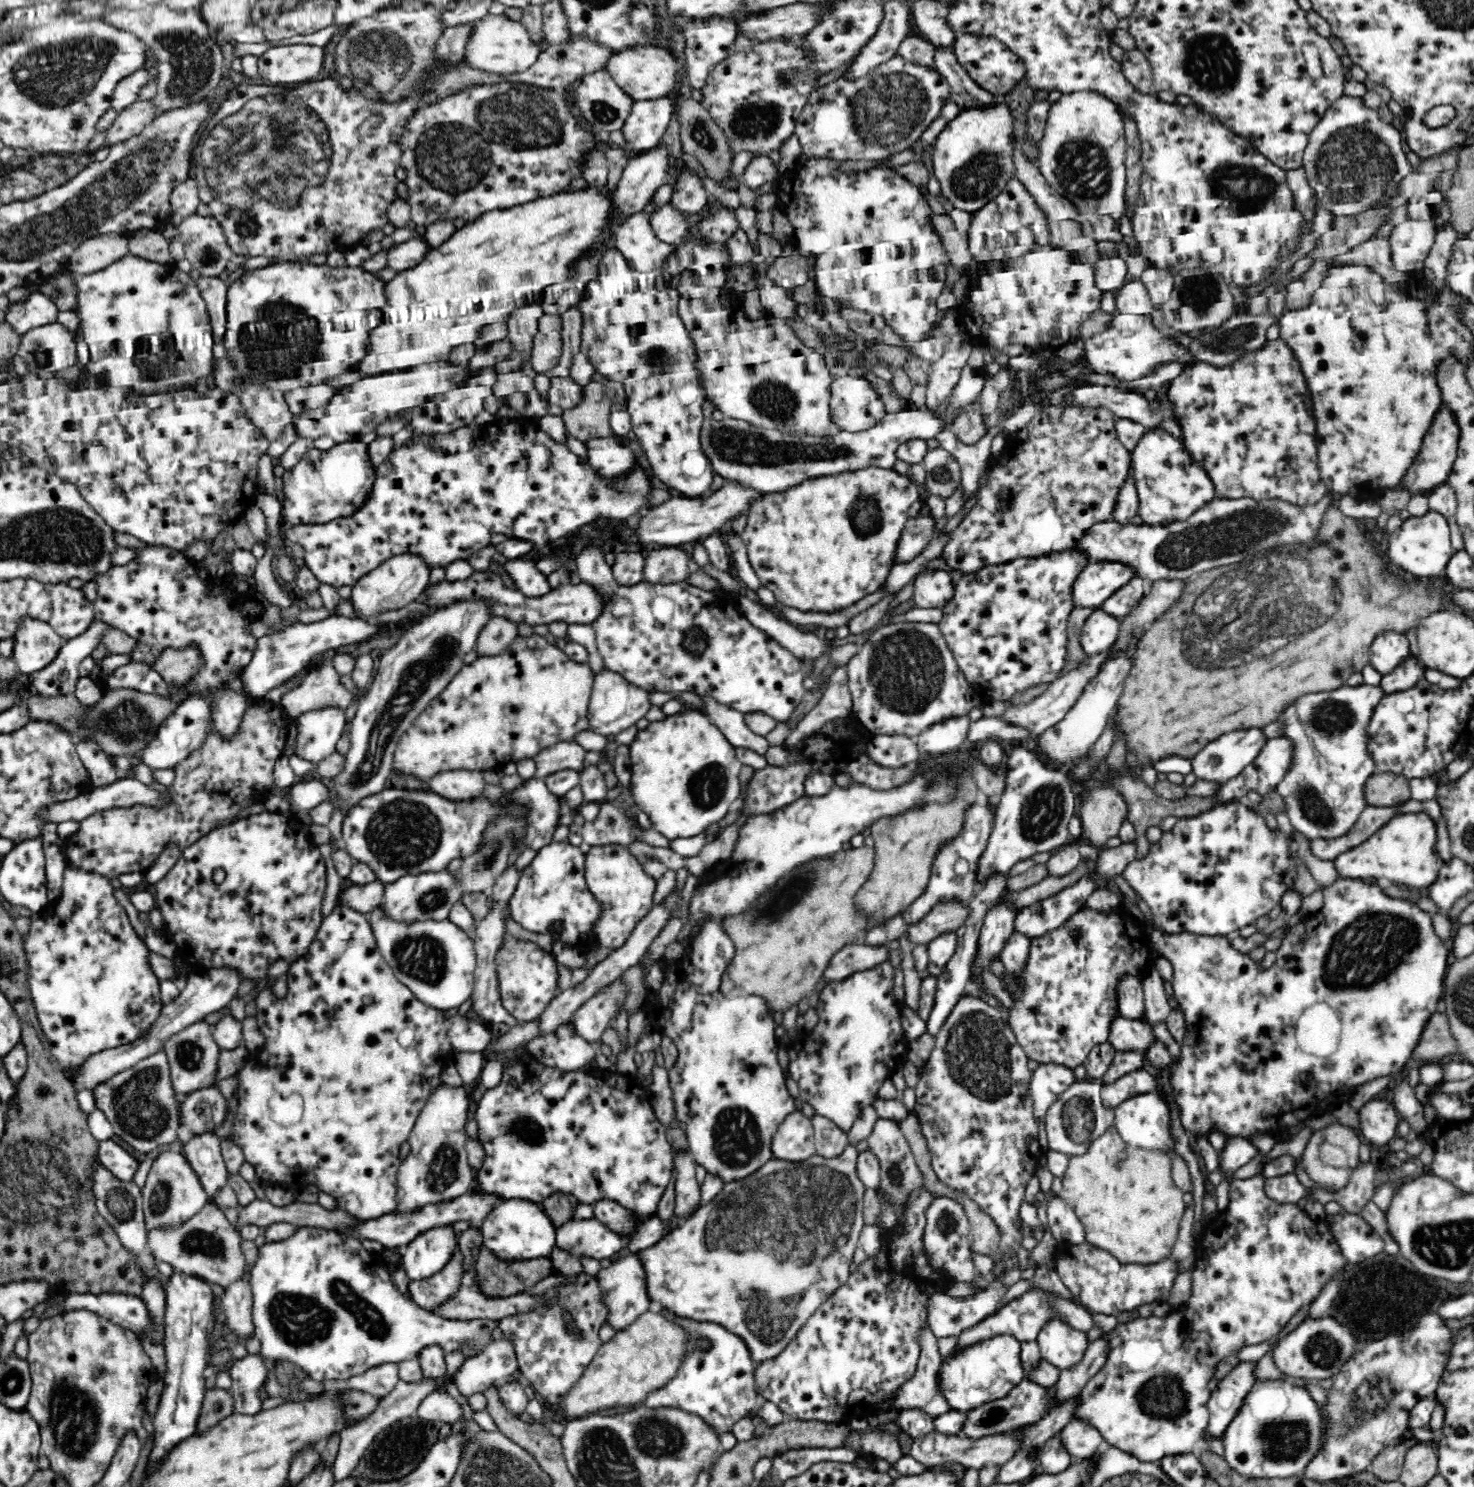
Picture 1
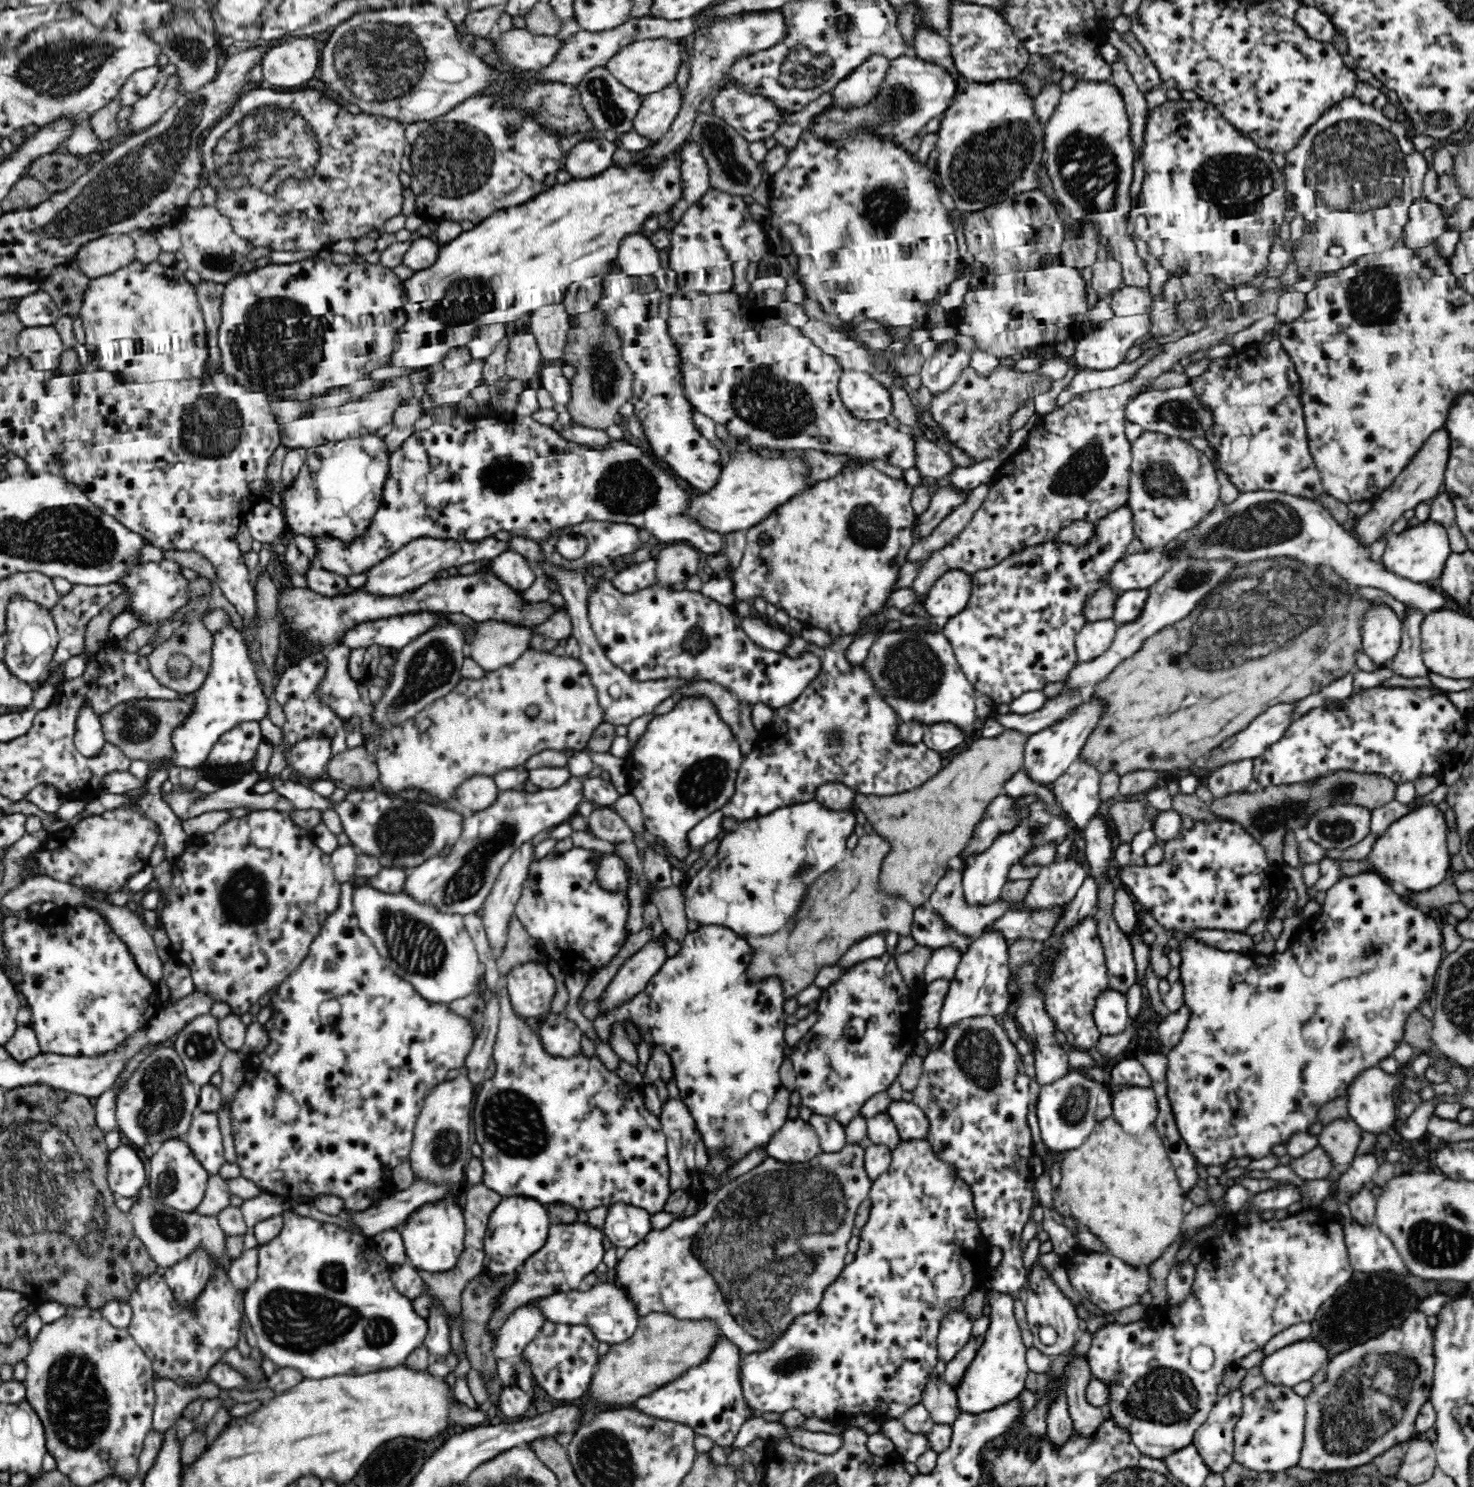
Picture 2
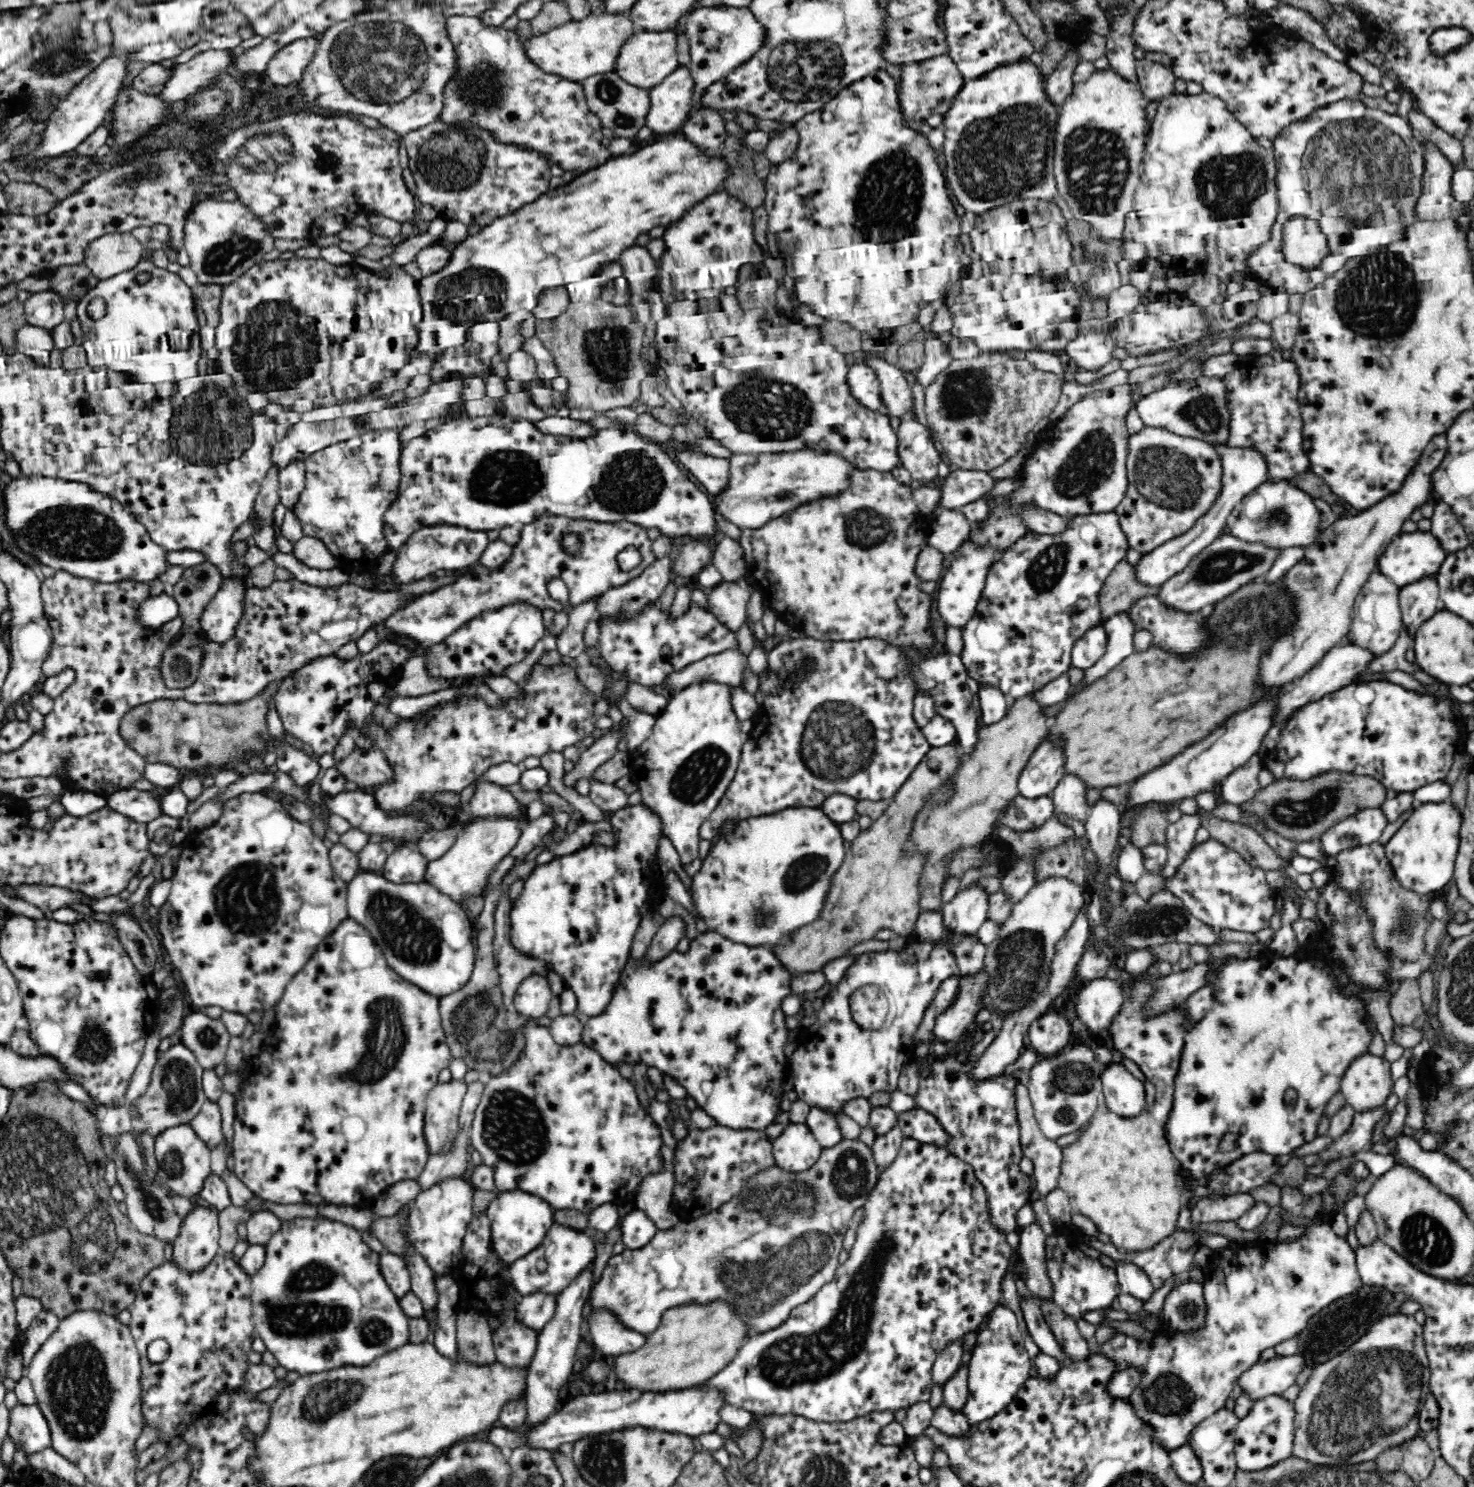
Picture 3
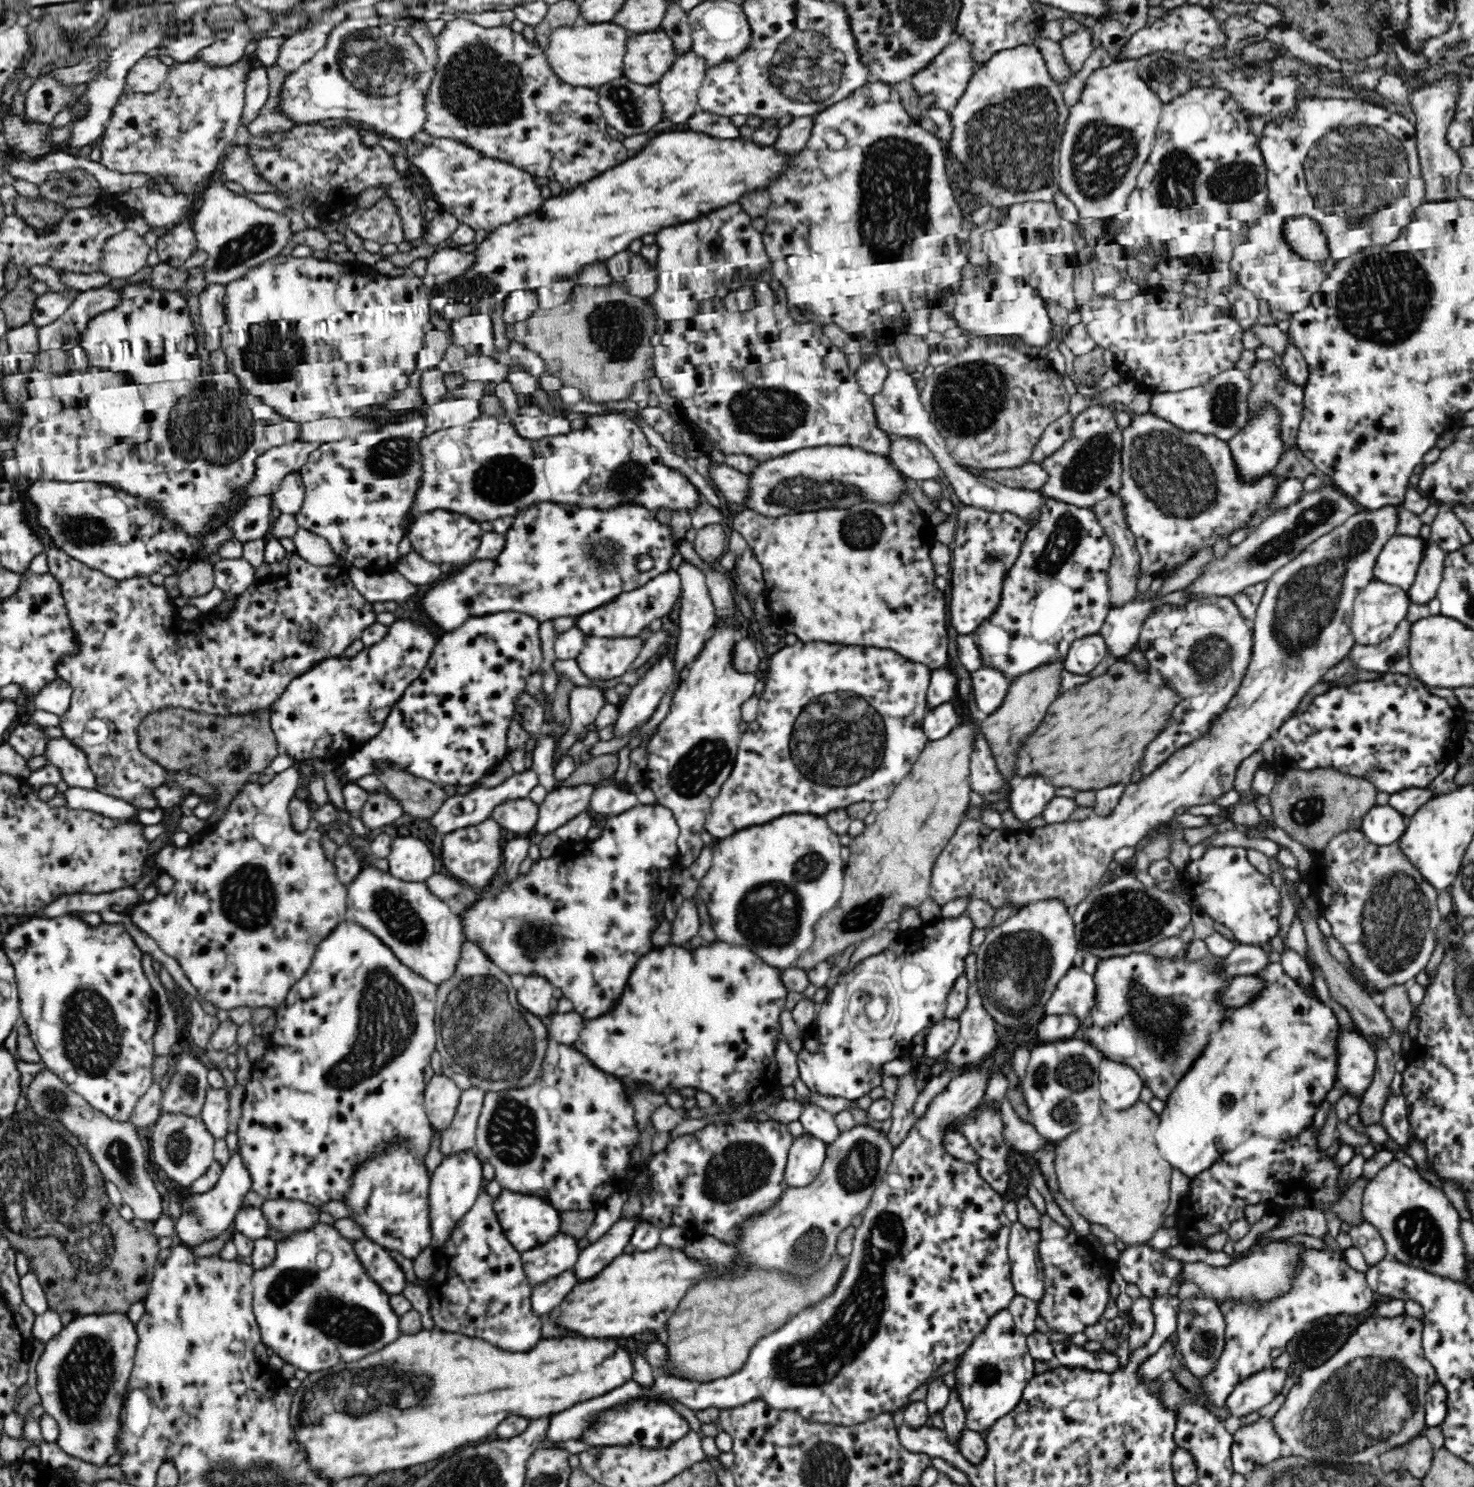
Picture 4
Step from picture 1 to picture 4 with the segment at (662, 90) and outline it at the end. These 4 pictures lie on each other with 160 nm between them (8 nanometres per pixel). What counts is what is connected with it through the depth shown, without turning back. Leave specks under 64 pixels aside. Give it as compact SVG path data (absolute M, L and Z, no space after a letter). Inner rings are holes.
M662 30L630 34L624 56L624 74L632 82L656 85L676 55L673 40Z

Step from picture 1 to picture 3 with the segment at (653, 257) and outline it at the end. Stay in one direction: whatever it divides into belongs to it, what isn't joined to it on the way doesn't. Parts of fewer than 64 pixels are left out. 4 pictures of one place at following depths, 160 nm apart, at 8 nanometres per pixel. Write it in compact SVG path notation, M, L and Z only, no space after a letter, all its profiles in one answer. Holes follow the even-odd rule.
M632 246L621 254L619 261L631 294L657 289L658 264L646 247Z

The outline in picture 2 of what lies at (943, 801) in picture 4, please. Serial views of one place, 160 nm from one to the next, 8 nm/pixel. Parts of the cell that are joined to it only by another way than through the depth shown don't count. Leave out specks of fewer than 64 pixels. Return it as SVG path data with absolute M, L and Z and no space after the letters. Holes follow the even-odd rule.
M881 835L862 836L856 848L848 850L845 858L834 869L814 882L804 902L804 910L798 914L798 918L794 918L794 922L790 922L788 928L769 937L749 936L747 940L754 948L754 958L748 978L762 979L778 975L782 978L784 994L790 999L813 984L815 975L822 967L837 964L839 958L862 939L887 932L896 932L900 937L909 936L915 906L902 895L888 893L880 887L882 866L891 850L892 844ZM882 906L890 909L890 916L881 914Z

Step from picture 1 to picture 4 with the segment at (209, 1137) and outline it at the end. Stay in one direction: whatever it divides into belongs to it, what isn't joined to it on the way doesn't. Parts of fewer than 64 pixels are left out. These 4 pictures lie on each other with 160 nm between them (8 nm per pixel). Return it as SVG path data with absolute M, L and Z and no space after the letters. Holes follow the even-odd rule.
M210 1086L206 1093L206 1100L200 1115L214 1138L225 1137L230 1124L230 1098L226 1088Z

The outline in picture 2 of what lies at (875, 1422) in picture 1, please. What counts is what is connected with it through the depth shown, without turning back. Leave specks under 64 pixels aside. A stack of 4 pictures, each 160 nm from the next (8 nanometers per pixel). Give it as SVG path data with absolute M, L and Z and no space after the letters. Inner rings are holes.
M936 1373L930 1374L922 1403L930 1412L935 1424L953 1427L961 1416L962 1411L958 1404L956 1391Z

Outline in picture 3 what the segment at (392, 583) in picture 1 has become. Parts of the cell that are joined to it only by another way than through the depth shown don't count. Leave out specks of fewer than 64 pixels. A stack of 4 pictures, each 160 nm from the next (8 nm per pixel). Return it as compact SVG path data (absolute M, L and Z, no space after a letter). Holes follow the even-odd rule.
M450 523L433 524L419 527L398 549L394 566L391 570L394 584L408 584L423 579L438 569L449 572L461 572L468 566L478 563L482 551L488 544L487 531L472 530L468 527Z

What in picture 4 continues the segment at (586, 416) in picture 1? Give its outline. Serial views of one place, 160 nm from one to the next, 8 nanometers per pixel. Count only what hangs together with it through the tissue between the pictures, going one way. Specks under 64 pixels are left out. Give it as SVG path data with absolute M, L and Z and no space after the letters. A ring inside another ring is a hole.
M625 282L607 285L575 284L566 302L543 309L538 307L526 320L505 324L506 340L518 343L534 352L544 362L544 374L560 378L563 386L574 386L582 393L584 400L604 404L626 400L632 386L645 380L644 371L648 360L653 360L652 336L656 334L657 312L650 300L630 294Z

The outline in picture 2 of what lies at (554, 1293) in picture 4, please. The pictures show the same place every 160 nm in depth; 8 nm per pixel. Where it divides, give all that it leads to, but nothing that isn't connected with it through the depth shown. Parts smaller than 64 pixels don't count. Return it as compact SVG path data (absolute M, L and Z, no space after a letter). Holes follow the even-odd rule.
M534 1301L516 1308L498 1330L494 1341L495 1358L508 1359L523 1355L523 1351L538 1337L549 1322L541 1306Z

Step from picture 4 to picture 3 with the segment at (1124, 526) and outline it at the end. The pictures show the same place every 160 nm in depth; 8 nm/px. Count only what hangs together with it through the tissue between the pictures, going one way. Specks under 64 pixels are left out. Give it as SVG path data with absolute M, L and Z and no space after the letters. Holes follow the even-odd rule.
M1126 558L1119 560L1106 577L1100 593L1102 618L1128 611L1147 597L1158 597L1160 592L1162 585L1156 588L1138 581L1136 564L1130 564Z

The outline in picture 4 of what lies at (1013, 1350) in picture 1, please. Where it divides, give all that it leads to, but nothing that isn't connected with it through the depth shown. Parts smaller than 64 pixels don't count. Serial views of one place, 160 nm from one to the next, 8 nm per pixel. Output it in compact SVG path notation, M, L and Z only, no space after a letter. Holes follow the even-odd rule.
M1002 1310L990 1318L986 1329L962 1354L953 1371L956 1382L950 1389L966 1413L965 1428L985 1436L996 1422L1013 1413L1021 1401L1026 1384L1035 1376L1034 1362L1027 1348L1026 1335L1015 1326L1012 1314Z

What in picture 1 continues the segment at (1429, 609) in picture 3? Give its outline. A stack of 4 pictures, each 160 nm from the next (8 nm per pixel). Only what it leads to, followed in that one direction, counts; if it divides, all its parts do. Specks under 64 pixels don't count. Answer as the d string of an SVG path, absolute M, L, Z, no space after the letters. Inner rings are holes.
M1408 656L1406 662L1401 662L1391 673L1382 676L1380 686L1384 694L1408 690L1416 686L1420 678L1425 677L1427 669L1427 666L1416 656Z

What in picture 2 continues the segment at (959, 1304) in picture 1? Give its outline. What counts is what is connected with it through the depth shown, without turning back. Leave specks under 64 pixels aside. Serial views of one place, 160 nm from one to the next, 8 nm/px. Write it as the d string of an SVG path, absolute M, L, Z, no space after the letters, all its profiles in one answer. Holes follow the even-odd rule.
M964 1311L953 1313L943 1322L937 1339L938 1355L942 1362L953 1362L966 1344L970 1343L973 1322Z

